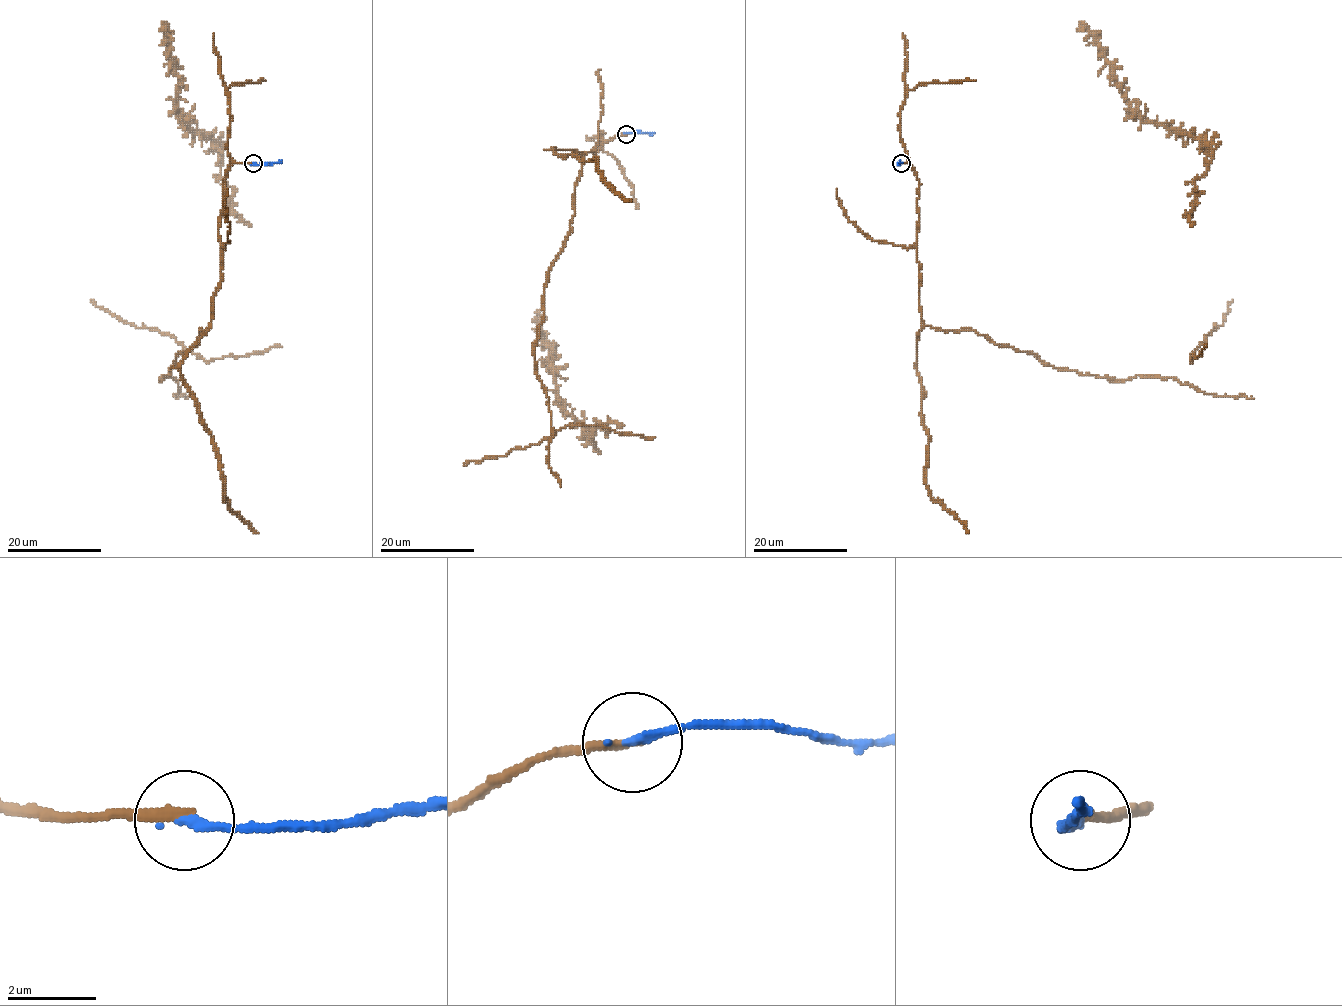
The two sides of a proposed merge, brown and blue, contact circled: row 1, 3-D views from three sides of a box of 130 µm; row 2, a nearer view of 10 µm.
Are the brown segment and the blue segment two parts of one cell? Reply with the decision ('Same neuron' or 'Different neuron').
Same neuron

